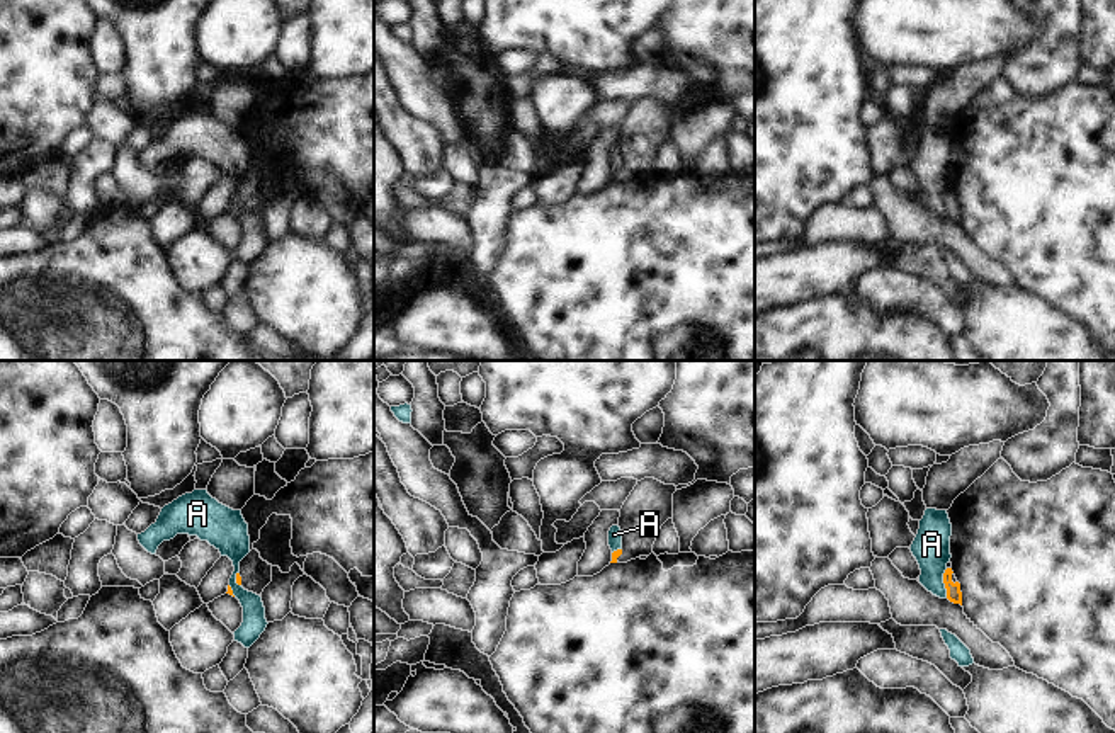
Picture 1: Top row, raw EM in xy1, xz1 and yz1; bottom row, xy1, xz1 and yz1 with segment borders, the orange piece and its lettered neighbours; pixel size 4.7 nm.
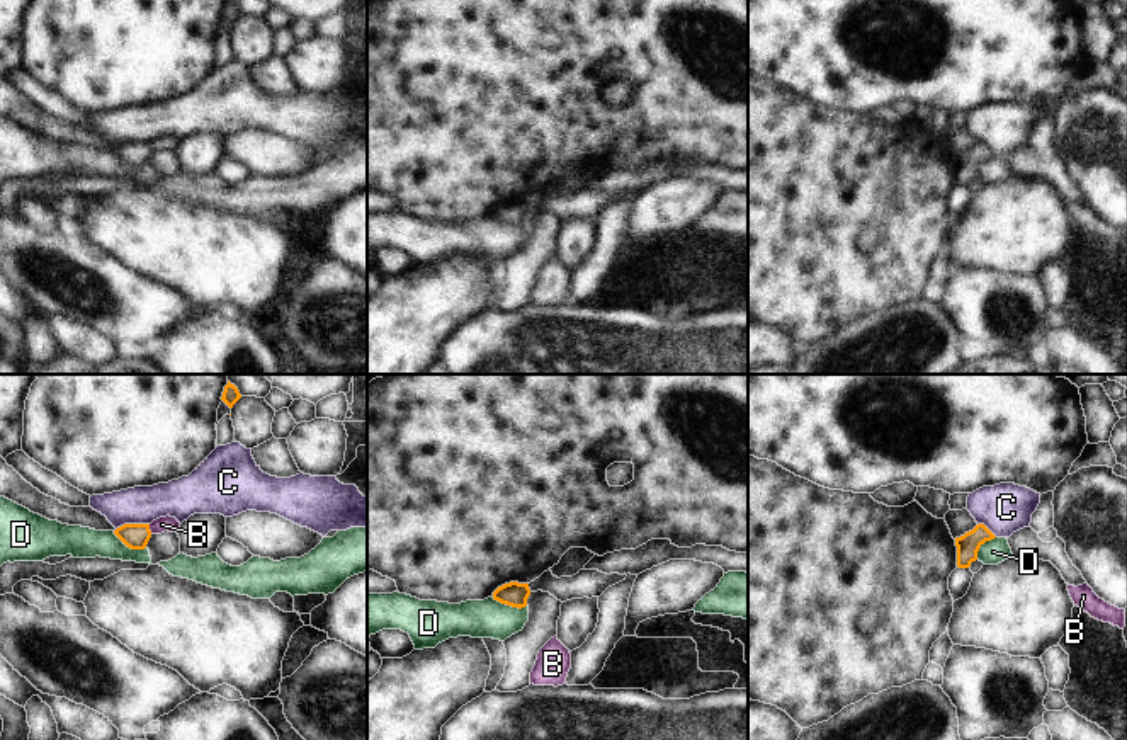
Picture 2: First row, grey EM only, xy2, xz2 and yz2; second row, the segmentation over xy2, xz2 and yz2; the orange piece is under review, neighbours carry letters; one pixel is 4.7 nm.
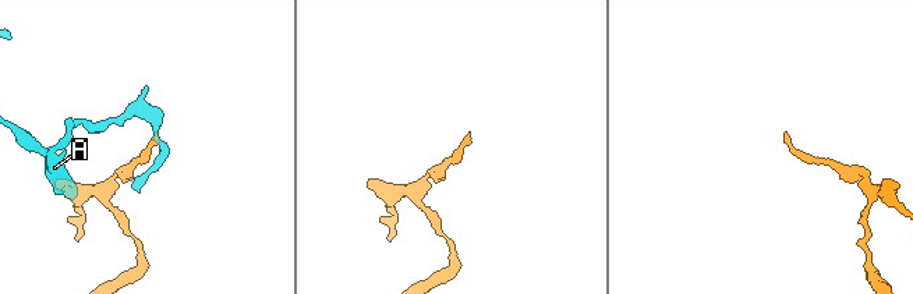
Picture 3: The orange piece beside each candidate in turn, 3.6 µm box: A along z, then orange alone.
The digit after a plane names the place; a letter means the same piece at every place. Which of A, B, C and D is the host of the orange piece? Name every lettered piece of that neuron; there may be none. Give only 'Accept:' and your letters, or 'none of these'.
Accept: none of these

